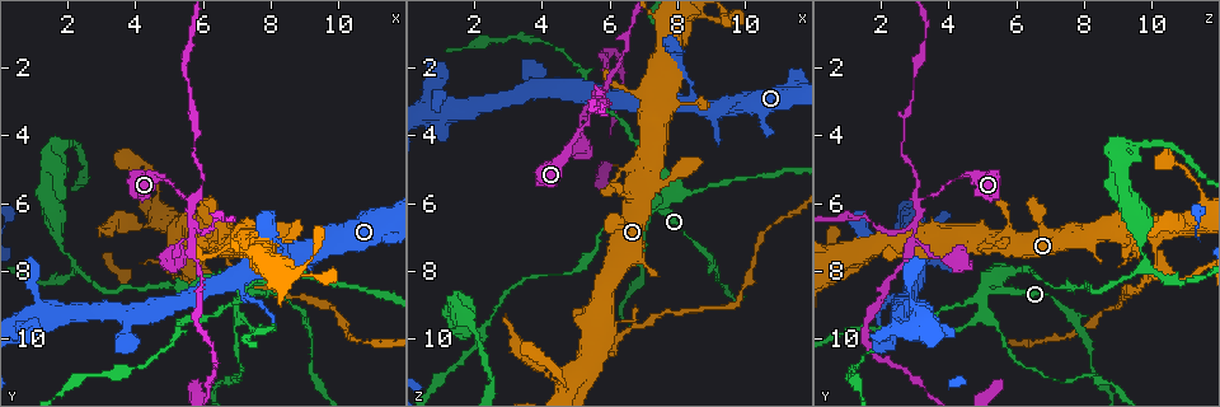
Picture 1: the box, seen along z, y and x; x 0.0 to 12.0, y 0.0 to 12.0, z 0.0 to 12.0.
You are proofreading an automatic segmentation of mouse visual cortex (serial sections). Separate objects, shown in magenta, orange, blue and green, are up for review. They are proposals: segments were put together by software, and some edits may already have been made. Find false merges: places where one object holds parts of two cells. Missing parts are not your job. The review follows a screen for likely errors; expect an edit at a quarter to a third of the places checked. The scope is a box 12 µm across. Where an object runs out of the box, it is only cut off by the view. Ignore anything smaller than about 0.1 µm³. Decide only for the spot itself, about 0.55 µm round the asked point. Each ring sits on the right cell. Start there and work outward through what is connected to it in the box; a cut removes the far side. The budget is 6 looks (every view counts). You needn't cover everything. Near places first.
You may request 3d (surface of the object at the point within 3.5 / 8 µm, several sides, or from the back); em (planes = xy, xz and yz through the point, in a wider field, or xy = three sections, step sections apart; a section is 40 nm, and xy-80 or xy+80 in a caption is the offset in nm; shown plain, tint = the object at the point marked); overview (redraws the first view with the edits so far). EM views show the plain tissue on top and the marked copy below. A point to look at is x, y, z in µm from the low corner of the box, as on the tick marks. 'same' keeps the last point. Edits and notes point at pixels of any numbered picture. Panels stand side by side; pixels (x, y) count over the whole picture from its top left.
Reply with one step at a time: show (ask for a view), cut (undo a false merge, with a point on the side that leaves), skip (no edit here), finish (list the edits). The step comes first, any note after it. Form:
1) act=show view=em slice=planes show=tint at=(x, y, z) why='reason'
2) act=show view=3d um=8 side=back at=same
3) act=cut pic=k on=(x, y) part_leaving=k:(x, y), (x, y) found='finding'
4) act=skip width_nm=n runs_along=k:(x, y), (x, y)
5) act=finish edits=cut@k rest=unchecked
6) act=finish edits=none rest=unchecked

act=show view=3d um=3.5 at=(7.0, 8.6, 4.9) why='four-way junction'

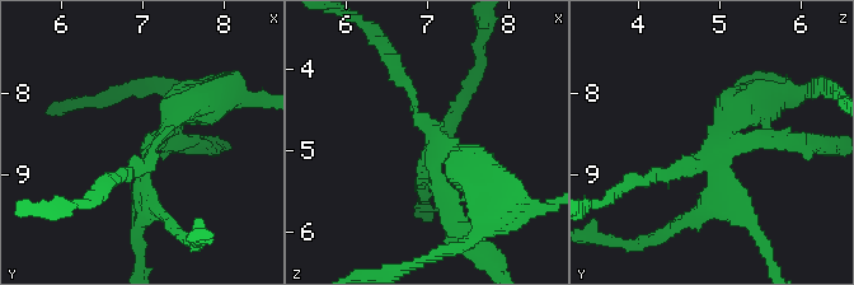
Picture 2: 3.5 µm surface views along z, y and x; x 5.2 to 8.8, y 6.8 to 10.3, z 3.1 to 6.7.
act=show view=em slice=xy step=1 show=tint at=(7.10, 8.70, 4.90) why='shape alone is not enough'

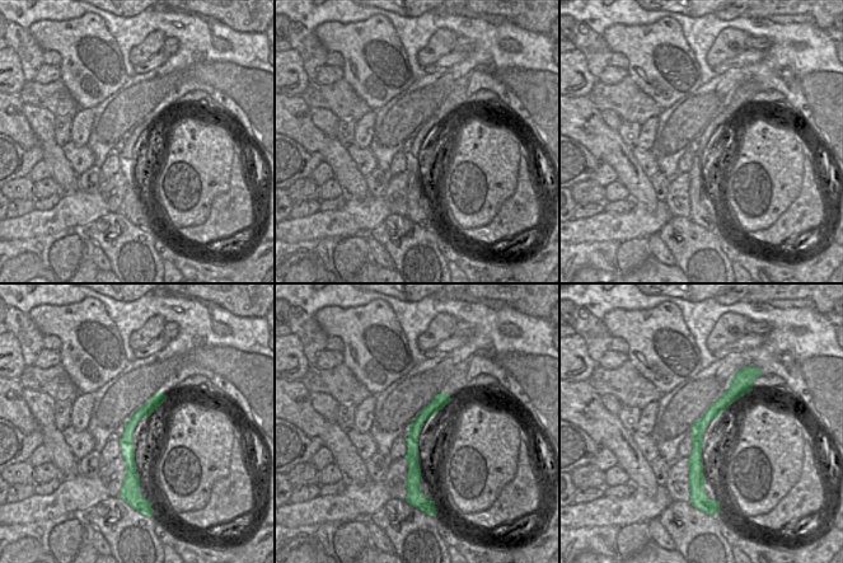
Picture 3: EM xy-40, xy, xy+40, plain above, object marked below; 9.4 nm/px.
act=cut pic=2 on=(792, 94) arm_widths_nm=150,150,150,200 part_leaving=2:(766, 124), (766, 97), (822, 84) found='a second cell is stuck on'

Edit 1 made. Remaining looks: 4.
act=show view=overview why='see it whole again'

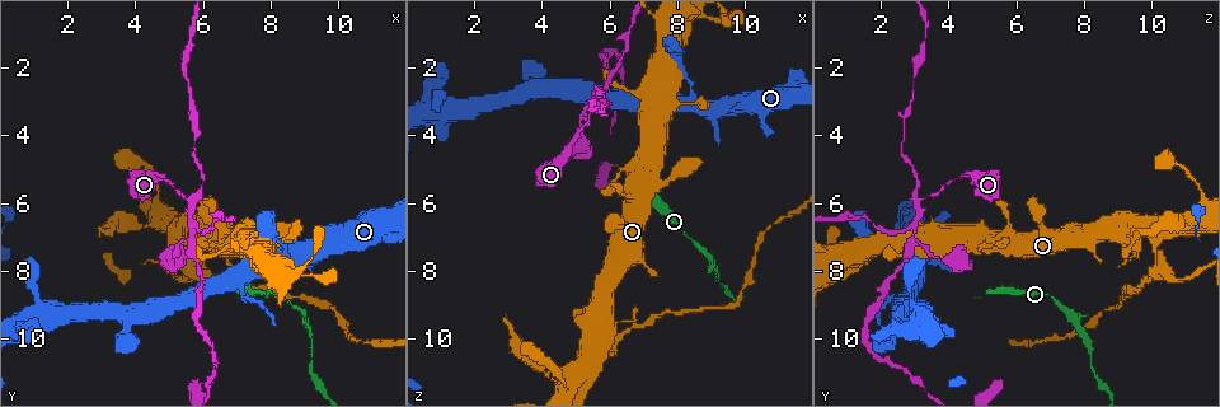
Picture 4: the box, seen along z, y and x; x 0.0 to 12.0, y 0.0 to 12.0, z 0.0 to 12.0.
act=show view=3d um=3.5 at=(5.6, 7.0, 2.9) why='looks like a crossing'

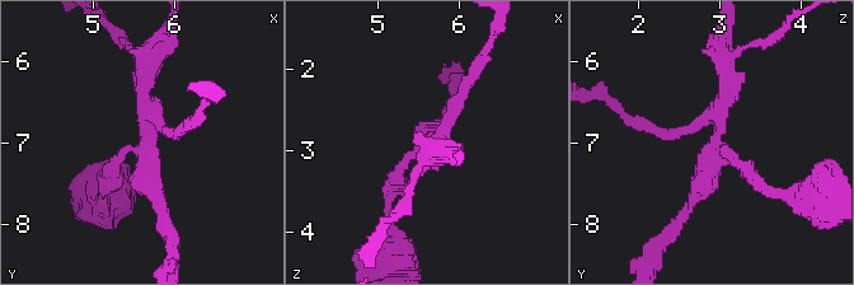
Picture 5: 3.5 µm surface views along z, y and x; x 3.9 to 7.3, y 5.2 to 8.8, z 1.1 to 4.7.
act=show view=em slice=xy step=1 show=tint at=(5.65, 7.00, 2.95) why='shape alone is not enough'

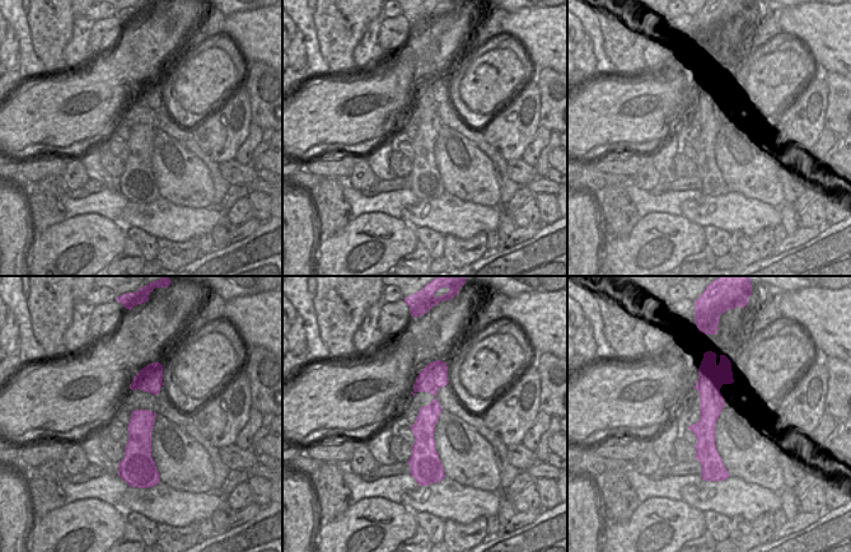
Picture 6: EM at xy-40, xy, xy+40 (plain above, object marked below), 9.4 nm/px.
act=cut pic=5 on=(671, 132) arm_widths_nm=150,200,200,200 part_leaving=5:(704, 121), (669, 136), (616, 110) found='a second cell is stuck on'

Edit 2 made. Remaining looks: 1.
act=finish edits=cut@2,cut@5 rest=unchecked

